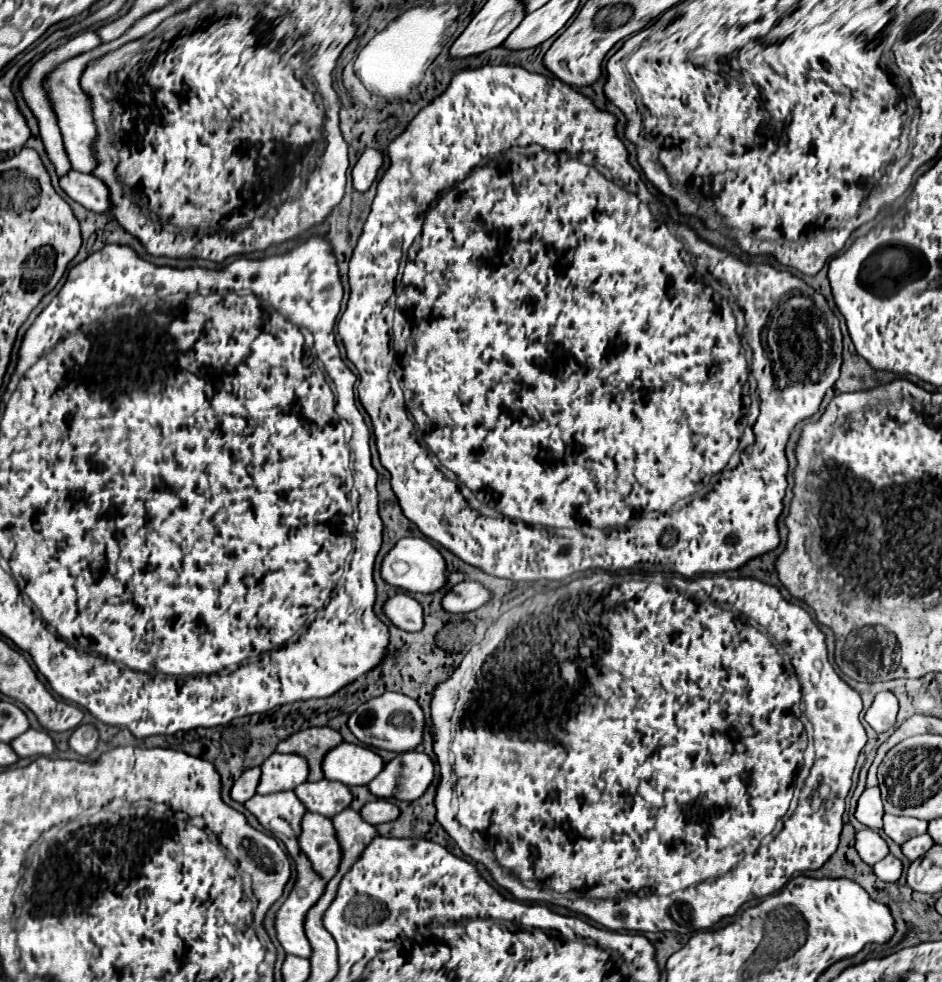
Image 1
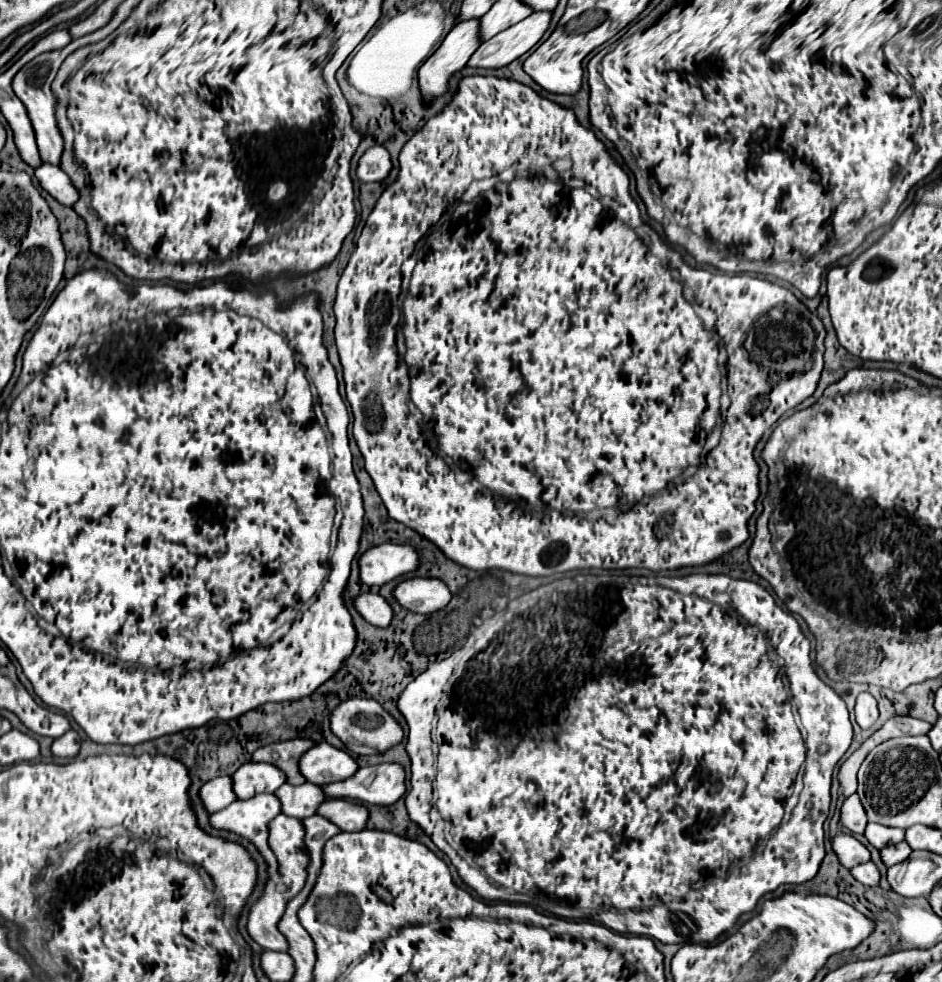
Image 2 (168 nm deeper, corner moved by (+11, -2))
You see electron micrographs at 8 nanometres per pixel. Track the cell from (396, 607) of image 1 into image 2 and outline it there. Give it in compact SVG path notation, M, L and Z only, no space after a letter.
M361 593L353 599L353 607L361 613L361 617L375 625L375 627L389 627L391 619L393 619L393 611L391 605L373 593Z

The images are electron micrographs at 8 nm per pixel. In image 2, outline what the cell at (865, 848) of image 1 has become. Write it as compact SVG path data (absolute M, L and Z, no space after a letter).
M839 833L833 839L833 851L845 869L853 869L855 865L867 863L871 859L867 847L859 843L853 835L847 835L847 833Z

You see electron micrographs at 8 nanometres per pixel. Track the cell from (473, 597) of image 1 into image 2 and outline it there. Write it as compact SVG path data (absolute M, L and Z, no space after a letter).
M409 577L393 589L393 599L413 613L433 613L451 601L451 593L441 579Z

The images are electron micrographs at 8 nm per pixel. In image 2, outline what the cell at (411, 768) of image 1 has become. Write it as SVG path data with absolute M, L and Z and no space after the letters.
M397 763L361 767L345 781L321 787L327 799L357 799L373 805L393 805L405 793L405 773Z

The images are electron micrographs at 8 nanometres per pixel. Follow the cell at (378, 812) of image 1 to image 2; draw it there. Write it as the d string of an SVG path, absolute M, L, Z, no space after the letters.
M343 799L321 803L321 807L317 807L317 815L333 821L337 827L341 827L341 831L349 831L349 833L365 829L365 823L369 817L363 805L343 801Z

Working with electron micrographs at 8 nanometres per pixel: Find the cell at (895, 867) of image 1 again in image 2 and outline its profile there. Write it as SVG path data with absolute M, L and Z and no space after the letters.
M873 861L853 867L851 873L853 873L853 877L855 877L859 883L863 883L863 885L867 885L867 887L879 885L879 871L877 871L877 867L875 867Z

